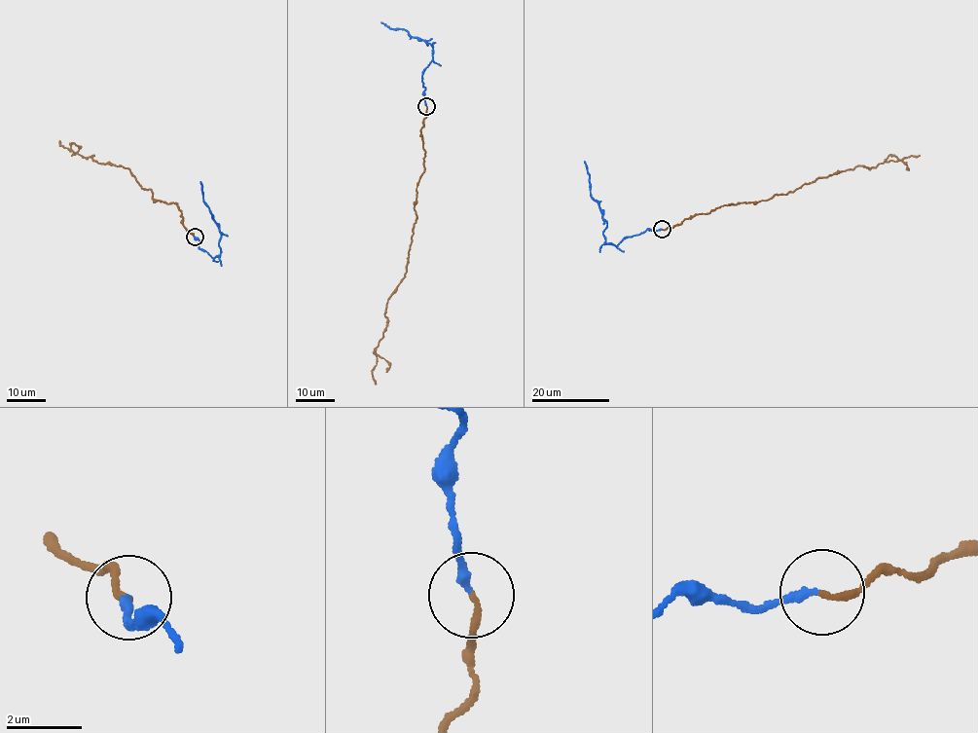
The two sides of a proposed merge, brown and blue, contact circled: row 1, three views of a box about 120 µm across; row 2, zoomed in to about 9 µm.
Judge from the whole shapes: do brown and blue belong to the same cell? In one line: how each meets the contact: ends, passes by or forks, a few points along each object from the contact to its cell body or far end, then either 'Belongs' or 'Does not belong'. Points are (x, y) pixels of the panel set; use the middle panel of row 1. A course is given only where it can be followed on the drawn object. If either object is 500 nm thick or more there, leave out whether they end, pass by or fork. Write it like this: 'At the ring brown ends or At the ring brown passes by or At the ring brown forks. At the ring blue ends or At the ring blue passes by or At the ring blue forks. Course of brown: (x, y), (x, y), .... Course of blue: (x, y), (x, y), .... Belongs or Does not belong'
At the ring brown ends. At the ring blue ends. Course of brown: (426, 106), (420, 132), (424, 172), (416, 188), (408, 262), (387, 302), (387, 322), (372, 370), (375, 384). Course of blue: (426, 106), (422, 71), (432, 59), (433, 46), (412, 37), (403, 29), (392, 29), (380, 22). Belongs

